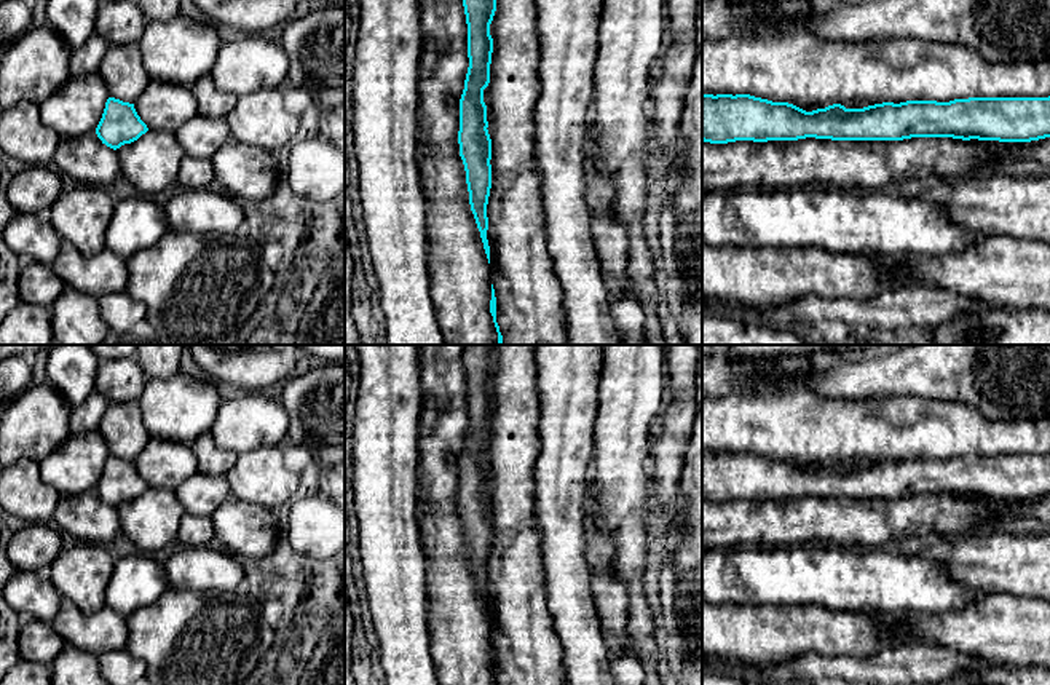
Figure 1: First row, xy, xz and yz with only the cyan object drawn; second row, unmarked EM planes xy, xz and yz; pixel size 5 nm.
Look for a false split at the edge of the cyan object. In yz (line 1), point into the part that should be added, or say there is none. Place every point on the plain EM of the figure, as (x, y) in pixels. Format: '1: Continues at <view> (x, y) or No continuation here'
1: Continues at yz (776, 522)

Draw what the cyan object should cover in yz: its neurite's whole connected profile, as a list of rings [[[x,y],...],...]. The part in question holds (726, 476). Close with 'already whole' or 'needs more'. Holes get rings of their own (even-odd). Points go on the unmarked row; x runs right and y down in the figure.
[[[702,450],[702,549],[744,546],[787,548],[827,544],[835,548],[894,548],[911,527],[929,527],[938,538],[996,530],[1004,519],[1005,500],[1050,495],[1048,455],[969,455],[949,460],[882,460],[863,466],[833,461],[806,469],[788,460],[772,460],[750,452]]] | needs more

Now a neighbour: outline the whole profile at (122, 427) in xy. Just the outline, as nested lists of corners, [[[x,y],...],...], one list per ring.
[[[137,401],[109,404],[99,433],[110,455],[134,461],[150,441]]]

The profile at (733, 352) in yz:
[[[702,345],[718,350],[732,361],[804,361],[819,356],[866,356],[884,345]]]

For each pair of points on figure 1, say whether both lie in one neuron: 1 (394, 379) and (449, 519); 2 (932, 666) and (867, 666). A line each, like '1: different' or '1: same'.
1: different
2: same

